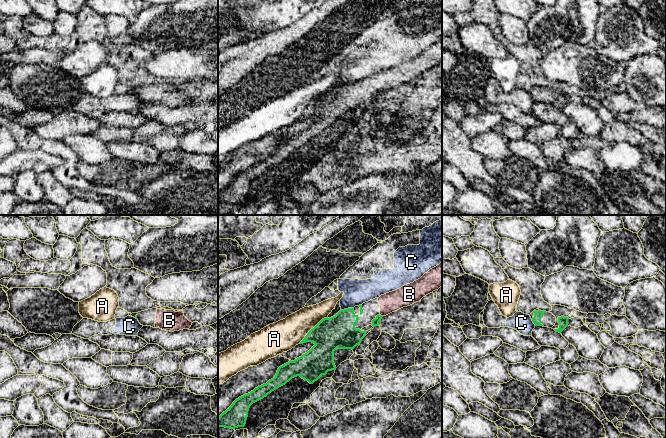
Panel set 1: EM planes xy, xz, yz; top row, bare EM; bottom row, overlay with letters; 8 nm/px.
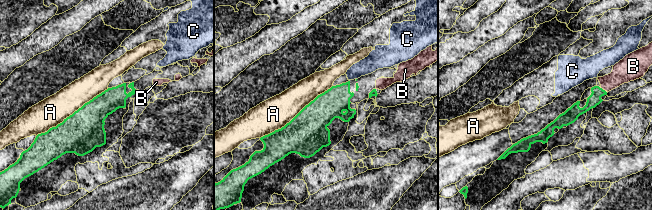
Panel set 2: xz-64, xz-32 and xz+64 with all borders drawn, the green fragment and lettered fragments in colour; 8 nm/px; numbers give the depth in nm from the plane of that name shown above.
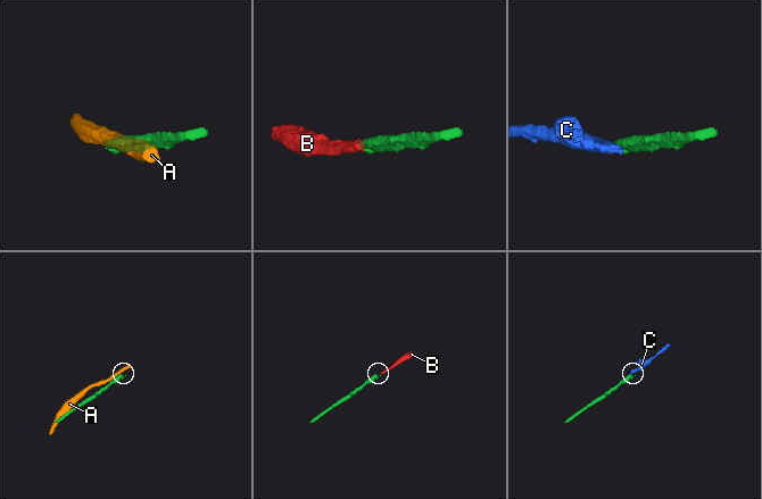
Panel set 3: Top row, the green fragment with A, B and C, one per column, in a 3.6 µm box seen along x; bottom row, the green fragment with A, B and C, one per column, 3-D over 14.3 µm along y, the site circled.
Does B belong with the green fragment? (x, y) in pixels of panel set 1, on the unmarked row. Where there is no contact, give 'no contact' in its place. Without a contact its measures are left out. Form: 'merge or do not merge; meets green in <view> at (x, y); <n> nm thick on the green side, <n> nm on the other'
merge; meets green in xz at (380, 91); 60 nm thick on the green side, 160 nm on the other

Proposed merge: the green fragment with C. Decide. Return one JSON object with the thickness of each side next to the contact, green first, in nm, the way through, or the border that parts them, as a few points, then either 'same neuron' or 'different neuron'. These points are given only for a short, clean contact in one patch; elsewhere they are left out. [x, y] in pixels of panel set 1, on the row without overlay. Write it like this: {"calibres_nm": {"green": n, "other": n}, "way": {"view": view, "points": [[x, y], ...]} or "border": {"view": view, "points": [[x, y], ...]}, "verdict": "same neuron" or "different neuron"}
{"calibres_nm": {"green": 260, "other": 200}, "border": {"view": "xz", "points": [[353, 83], [341, 86]]}, "verdict": "different neuron"}

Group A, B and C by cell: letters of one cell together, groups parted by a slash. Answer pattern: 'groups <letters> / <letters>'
groups A / B / C

